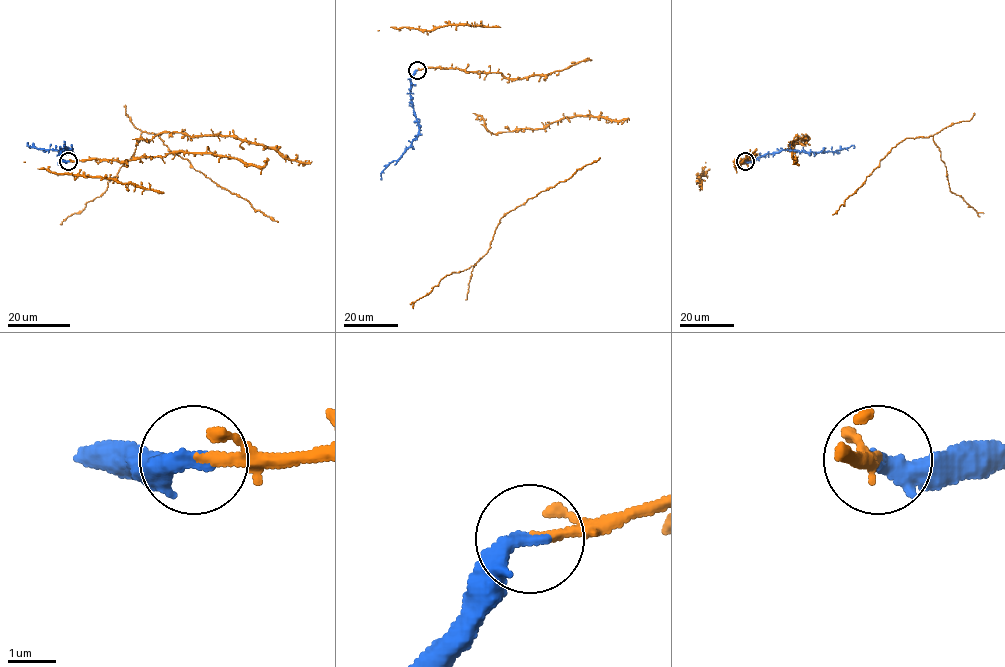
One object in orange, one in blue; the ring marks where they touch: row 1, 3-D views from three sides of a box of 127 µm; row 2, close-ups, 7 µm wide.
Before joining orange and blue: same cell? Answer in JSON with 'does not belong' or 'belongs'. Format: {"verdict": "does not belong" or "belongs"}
{"verdict": "belongs"}

